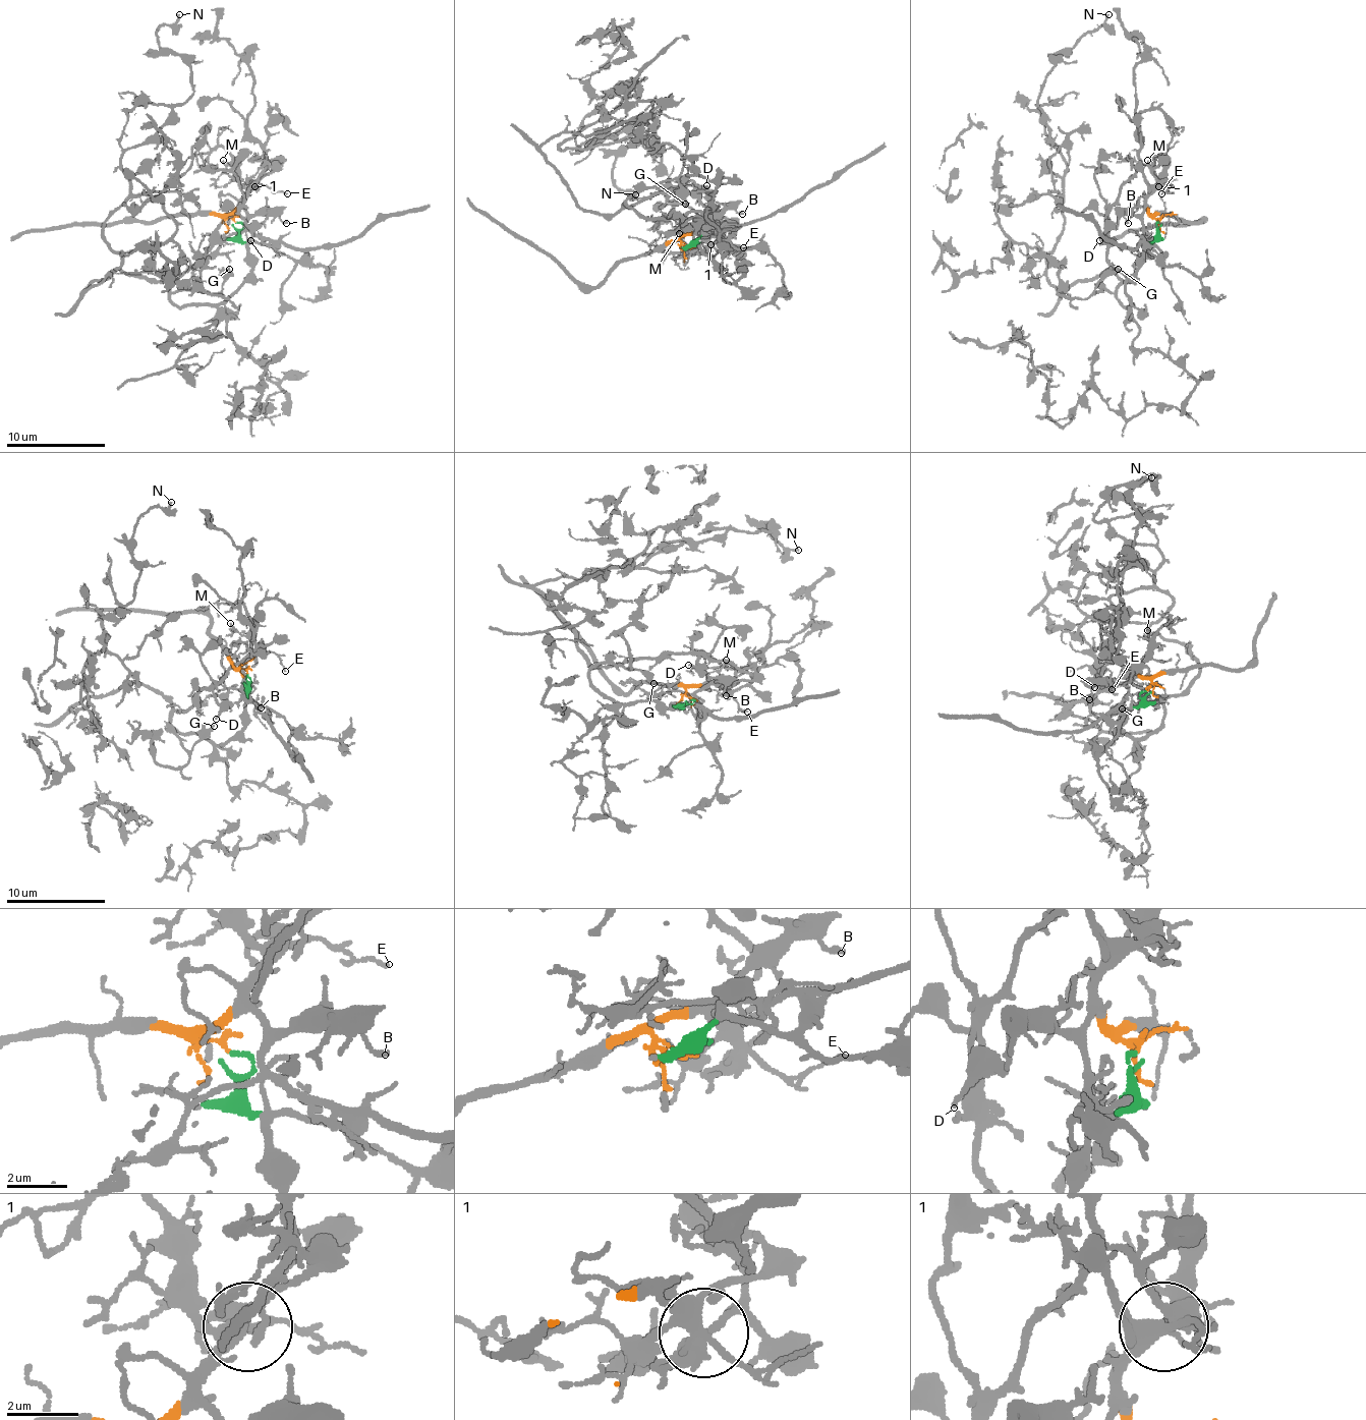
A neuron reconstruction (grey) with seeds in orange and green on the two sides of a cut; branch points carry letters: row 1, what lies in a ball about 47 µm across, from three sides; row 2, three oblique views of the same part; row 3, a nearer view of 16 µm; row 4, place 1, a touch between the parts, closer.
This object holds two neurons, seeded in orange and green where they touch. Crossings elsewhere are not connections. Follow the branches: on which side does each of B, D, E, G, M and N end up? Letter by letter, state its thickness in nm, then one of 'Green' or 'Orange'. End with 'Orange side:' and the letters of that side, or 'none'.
B: Thickness 170 nm. Orange
D: Thickness 150 nm. Green
E: Thickness 90 nm. Orange
G: Thickness 320 nm. Green
M: Thickness 140 nm. Orange
N: Thickness 180 nm. Green
Orange side: B, E, M

